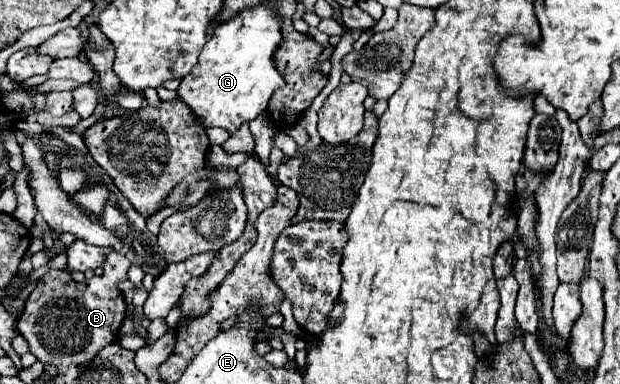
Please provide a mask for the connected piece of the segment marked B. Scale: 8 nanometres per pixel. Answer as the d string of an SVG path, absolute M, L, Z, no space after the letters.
M110 252L102 266L102 276L92 276L88 282L76 282L68 272L48 270L32 294L28 296L22 314L16 318L16 330L28 340L30 352L48 366L78 368L78 364L96 358L96 354L116 342L118 330L126 318L126 302L118 290L118 282L126 280L130 260L124 254Z

